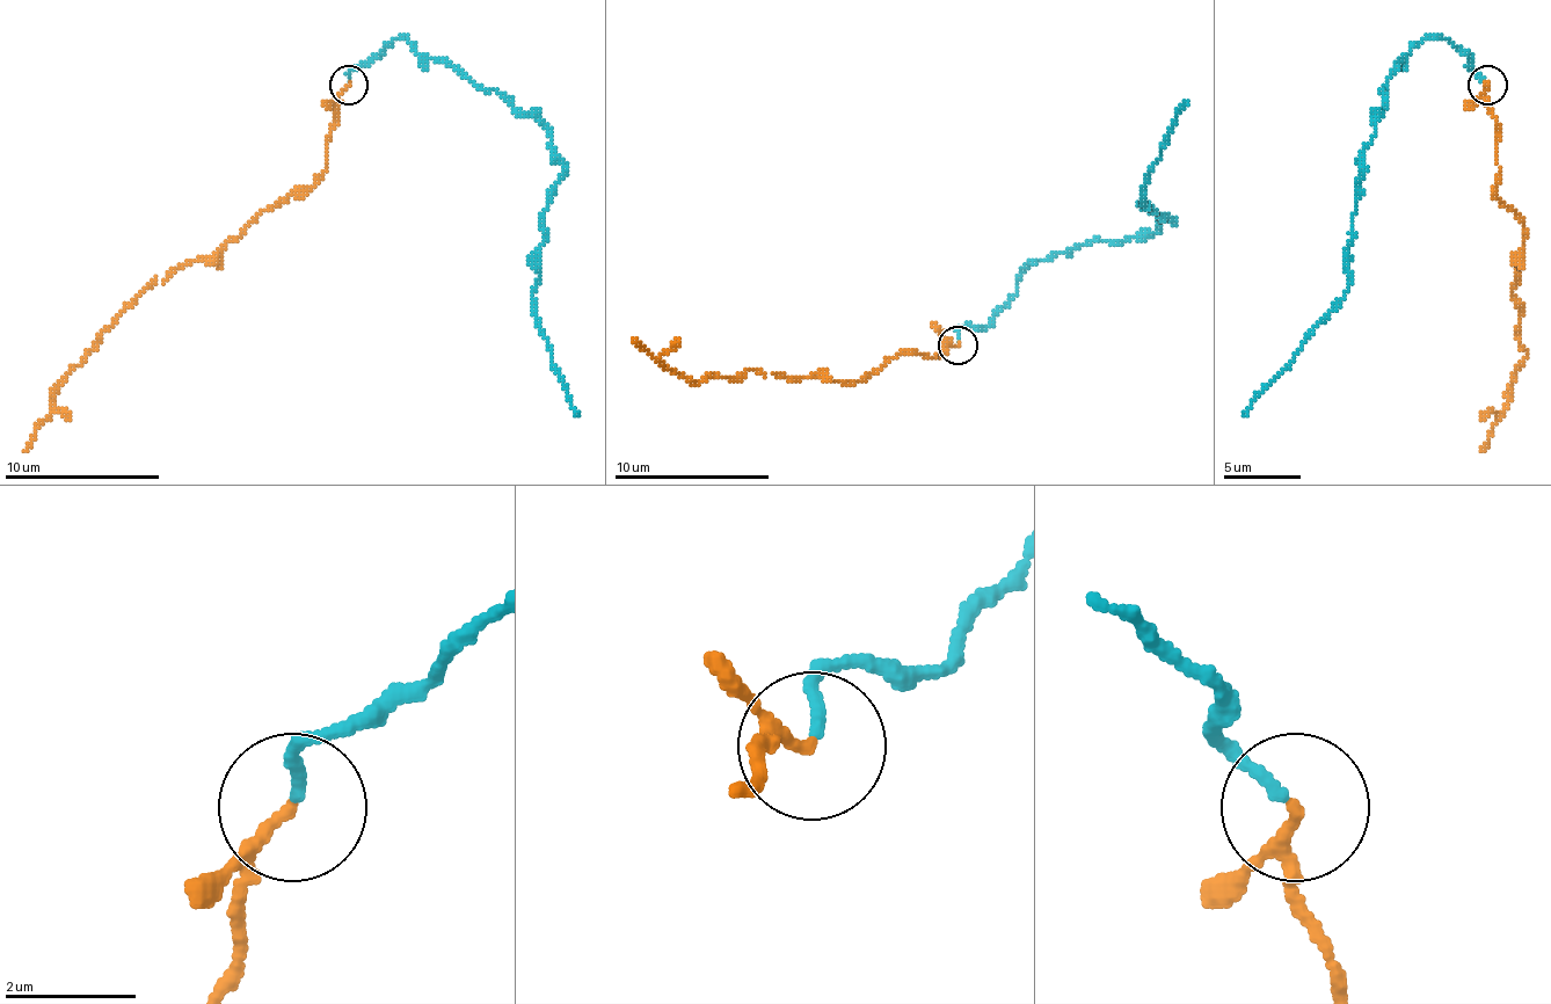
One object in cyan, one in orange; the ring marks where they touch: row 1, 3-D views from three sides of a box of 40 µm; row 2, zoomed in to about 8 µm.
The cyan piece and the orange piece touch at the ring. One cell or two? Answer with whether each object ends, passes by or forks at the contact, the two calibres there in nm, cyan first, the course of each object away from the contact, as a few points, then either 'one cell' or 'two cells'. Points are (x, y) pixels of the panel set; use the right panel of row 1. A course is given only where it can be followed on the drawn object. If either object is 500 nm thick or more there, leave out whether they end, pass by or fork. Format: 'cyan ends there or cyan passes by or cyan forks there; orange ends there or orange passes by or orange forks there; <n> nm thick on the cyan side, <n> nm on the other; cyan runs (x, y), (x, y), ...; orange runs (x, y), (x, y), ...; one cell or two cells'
cyan ends there; orange passes by; 160 nm thick on the cyan side, 140 nm on the other; cyan runs (1484, 81), (1446, 38), (1422, 38), (1395, 66), (1363, 152), (1345, 299), (1243, 416); orange runs (1488, 86), (1500, 171), (1495, 194), (1523, 225), (1512, 299), (1527, 357), (1480, 451); one cell

